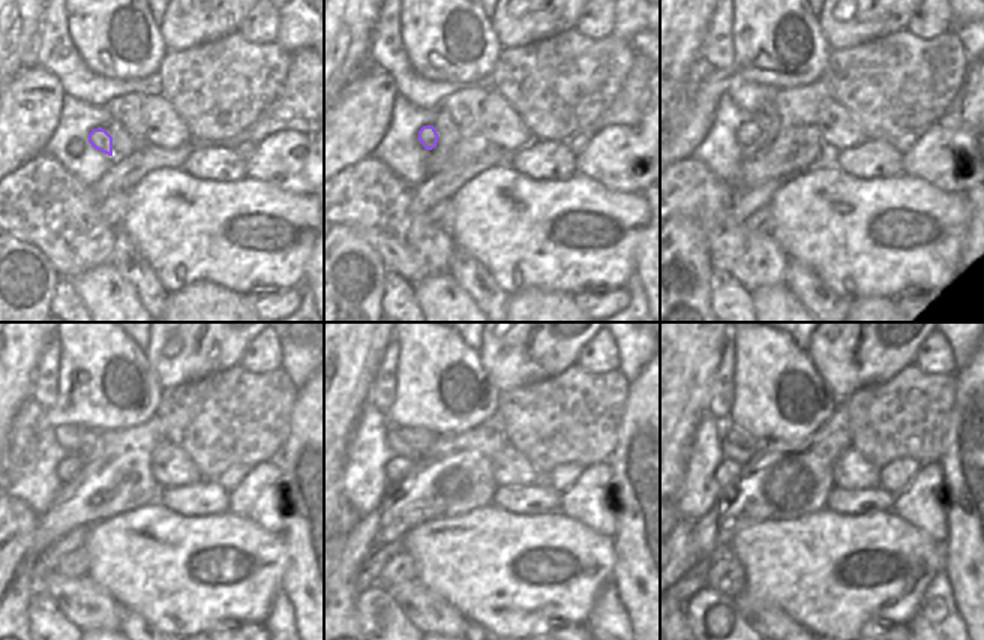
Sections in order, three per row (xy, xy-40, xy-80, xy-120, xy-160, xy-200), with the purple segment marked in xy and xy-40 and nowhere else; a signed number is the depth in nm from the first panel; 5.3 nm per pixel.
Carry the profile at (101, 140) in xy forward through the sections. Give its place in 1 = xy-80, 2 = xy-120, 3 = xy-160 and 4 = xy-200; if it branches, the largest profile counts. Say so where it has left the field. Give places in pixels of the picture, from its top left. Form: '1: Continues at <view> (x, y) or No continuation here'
1: Continues at xy-80 (747, 132)
2: Continues at xy-120 (68, 468)
3: Continues at xy-160 (396, 469)
4: Continues at xy-200 (728, 469)

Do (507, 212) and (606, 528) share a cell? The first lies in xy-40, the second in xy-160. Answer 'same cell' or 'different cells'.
different cells

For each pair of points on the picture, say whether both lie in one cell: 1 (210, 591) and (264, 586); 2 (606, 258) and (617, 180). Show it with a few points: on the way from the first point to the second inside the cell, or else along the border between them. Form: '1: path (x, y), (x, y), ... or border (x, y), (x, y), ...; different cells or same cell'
1: path (224, 586), (251, 586); same cell
2: border (582, 177), (590, 177), (612, 191), (639, 195); different cells

